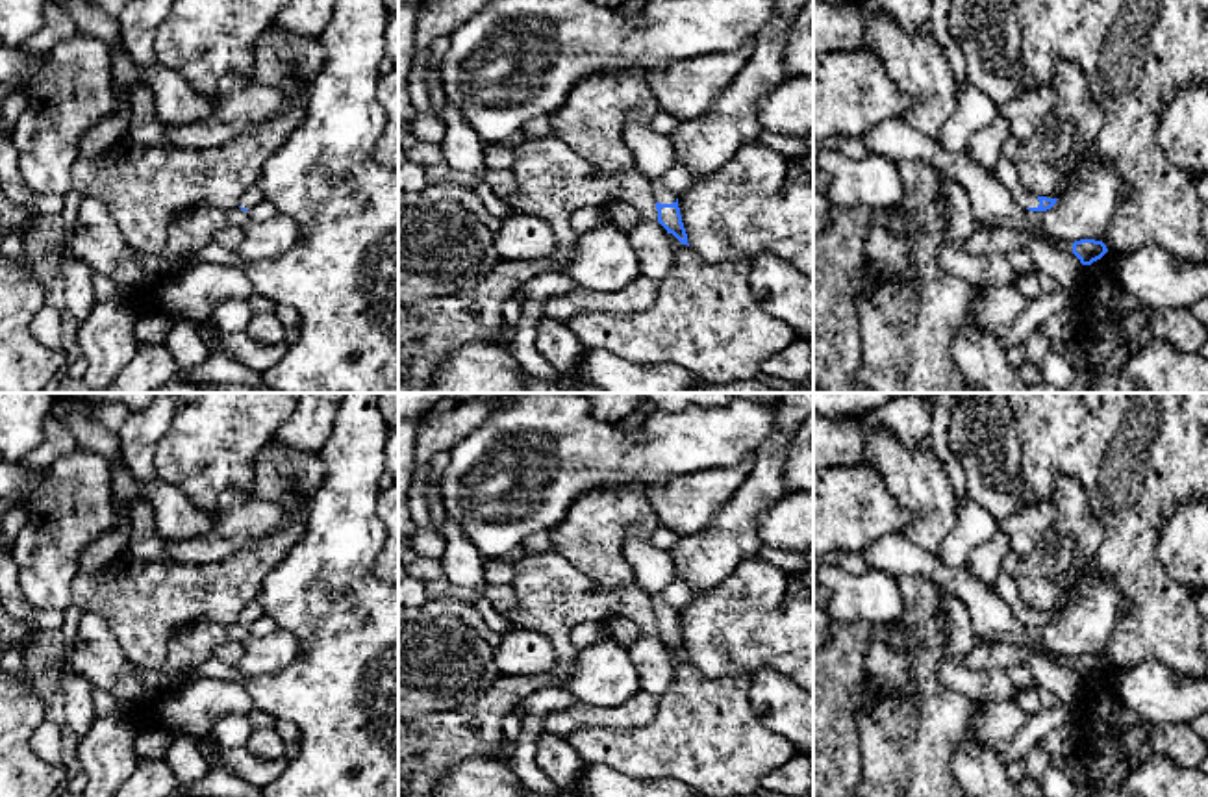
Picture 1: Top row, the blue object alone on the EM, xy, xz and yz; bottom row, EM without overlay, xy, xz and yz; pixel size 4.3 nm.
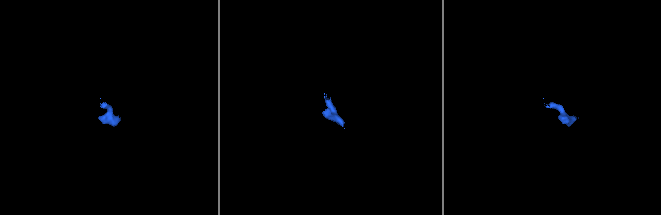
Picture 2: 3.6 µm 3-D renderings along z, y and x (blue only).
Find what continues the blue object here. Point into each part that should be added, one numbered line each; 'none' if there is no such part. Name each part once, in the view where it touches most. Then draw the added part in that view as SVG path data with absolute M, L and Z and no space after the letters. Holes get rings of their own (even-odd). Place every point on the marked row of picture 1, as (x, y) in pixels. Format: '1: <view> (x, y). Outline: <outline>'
1: xz (664, 195). Outline: M660 178L652 183L652 191L654 191L656 202L660 202L660 204L676 202L674 193L665 185L663 178Z

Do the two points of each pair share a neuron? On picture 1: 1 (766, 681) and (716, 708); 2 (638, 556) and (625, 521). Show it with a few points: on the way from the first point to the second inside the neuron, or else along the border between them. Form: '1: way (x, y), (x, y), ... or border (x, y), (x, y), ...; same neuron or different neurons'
1: border (751, 677), (749, 705), (769, 729); different neurons
2: border (638, 536), (625, 547), (634, 582); different neurons

